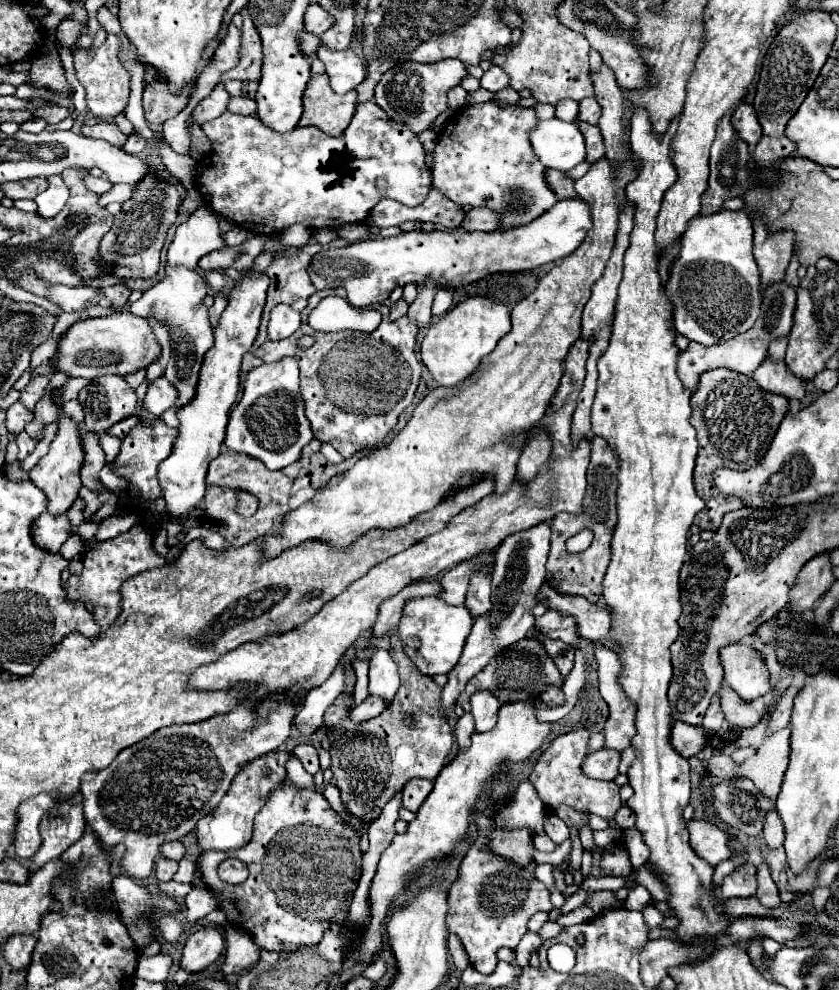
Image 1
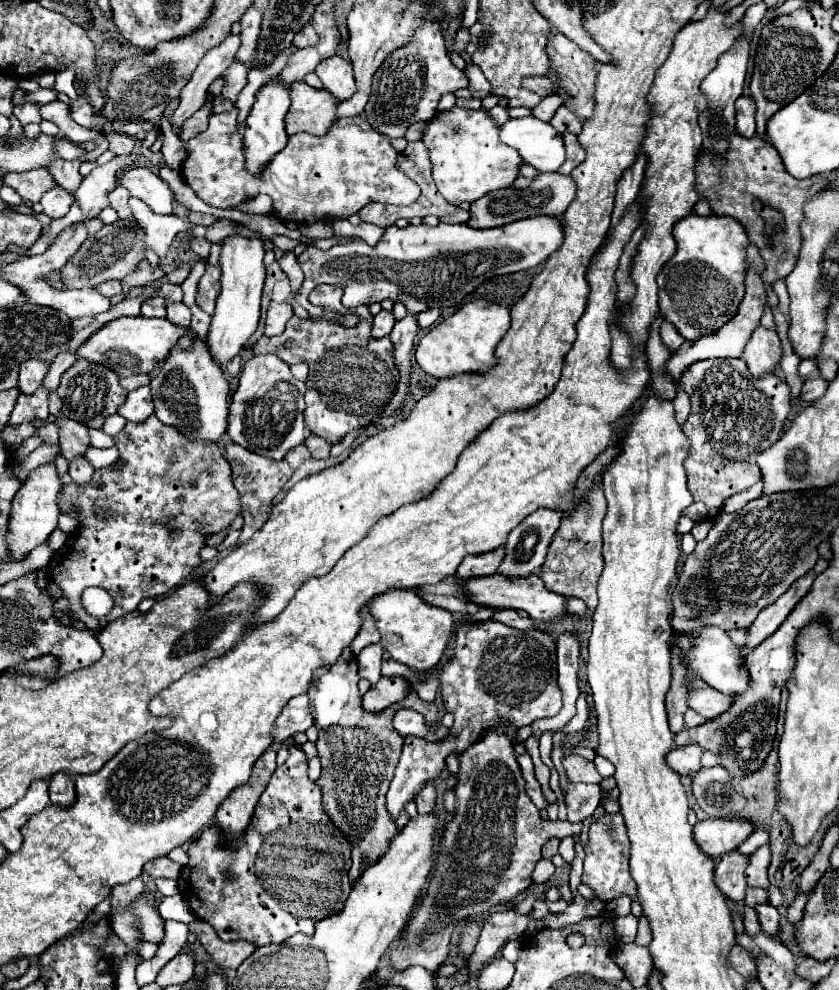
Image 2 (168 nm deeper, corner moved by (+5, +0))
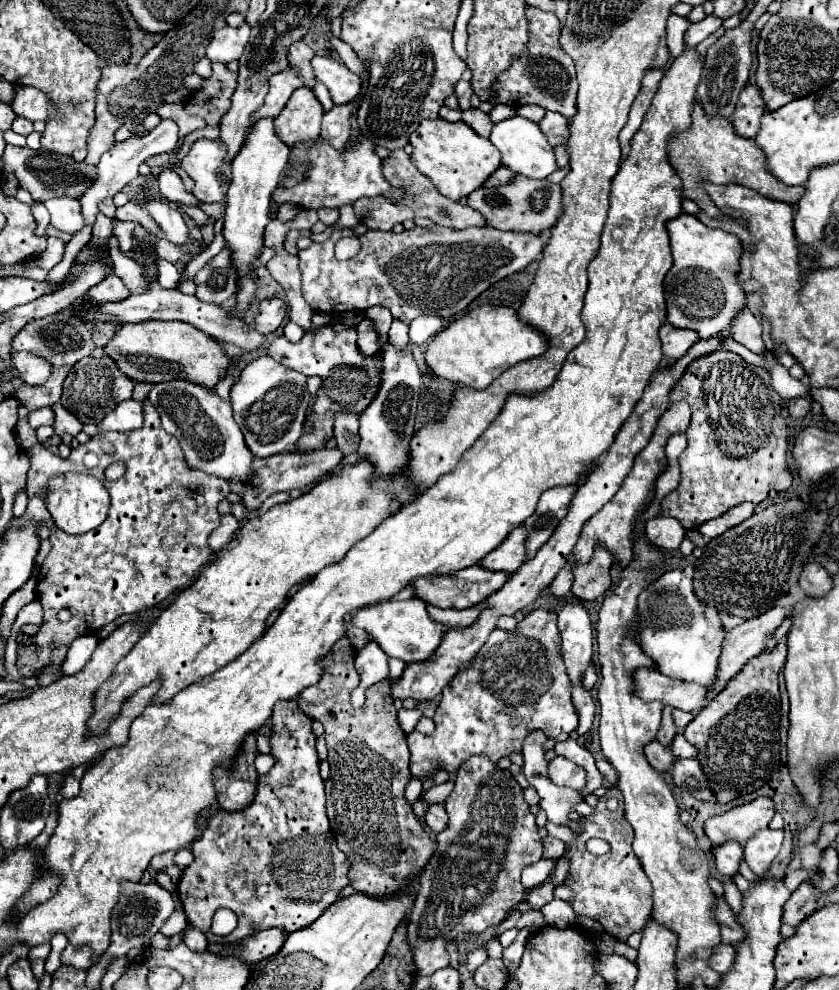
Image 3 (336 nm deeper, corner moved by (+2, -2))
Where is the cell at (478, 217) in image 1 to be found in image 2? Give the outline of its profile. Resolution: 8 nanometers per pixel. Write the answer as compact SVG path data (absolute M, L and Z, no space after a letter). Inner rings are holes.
M539 173L529 187L525 189L497 189L481 199L471 203L471 219L467 225L473 225L475 229L491 229L491 227L501 227L519 219L529 219L529 217L561 217L569 203L575 197L575 181L567 175L559 173Z

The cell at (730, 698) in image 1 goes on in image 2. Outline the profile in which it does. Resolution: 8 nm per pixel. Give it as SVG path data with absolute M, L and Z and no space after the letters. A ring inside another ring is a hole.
M691 679L689 693L687 693L687 705L697 711L705 719L713 719L719 713L725 713L727 707L731 707L731 697L723 695L709 685L703 685L699 679Z

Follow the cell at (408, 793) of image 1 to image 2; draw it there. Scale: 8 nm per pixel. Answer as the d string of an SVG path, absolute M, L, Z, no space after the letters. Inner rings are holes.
M427 783L427 785L423 785L423 791L417 795L417 811L419 811L421 815L433 813L433 809L435 809L435 803L437 803L437 793L435 793L435 787L433 787L433 783Z

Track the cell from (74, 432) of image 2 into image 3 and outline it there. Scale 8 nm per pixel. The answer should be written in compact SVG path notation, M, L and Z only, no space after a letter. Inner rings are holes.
M60 403L58 405L54 405L54 413L56 413L56 419L54 419L54 433L56 435L72 435L72 437L76 437L80 431L82 431L82 423L74 417L74 415L70 415L70 411L66 411Z

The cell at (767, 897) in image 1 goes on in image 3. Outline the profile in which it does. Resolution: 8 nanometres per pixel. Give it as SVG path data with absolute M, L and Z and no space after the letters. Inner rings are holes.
M764 829L758 831L746 845L744 845L744 861L748 867L758 875L766 877L772 861L776 859L780 847L782 847L784 833L782 831L772 831Z

